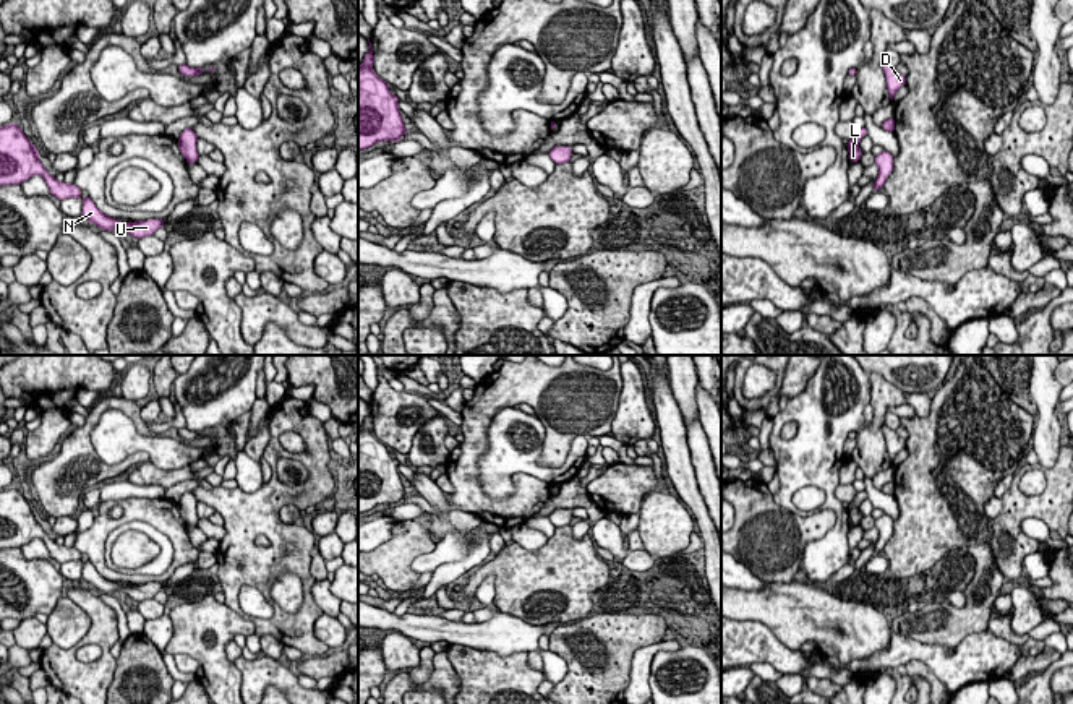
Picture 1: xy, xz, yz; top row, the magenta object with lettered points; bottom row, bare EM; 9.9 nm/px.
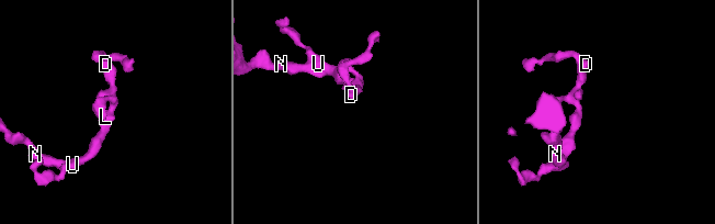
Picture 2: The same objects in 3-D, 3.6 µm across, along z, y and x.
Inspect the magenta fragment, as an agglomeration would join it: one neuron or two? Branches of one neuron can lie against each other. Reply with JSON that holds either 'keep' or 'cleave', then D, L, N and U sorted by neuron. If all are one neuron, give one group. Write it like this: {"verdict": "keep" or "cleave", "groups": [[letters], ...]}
{"verdict": "keep", "groups": [["D", "L", "N", "U"]]}

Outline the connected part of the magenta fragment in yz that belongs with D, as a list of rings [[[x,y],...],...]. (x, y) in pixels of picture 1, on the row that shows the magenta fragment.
[[[887,62],[882,63],[885,78],[887,78],[887,89],[890,92],[890,99],[893,101],[896,91],[906,84],[906,76],[900,75],[895,67],[888,65]]]

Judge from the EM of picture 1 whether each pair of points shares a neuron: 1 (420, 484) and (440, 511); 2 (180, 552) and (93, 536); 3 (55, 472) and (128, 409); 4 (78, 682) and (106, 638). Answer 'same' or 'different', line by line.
1: same
2: same
3: same
4: same

